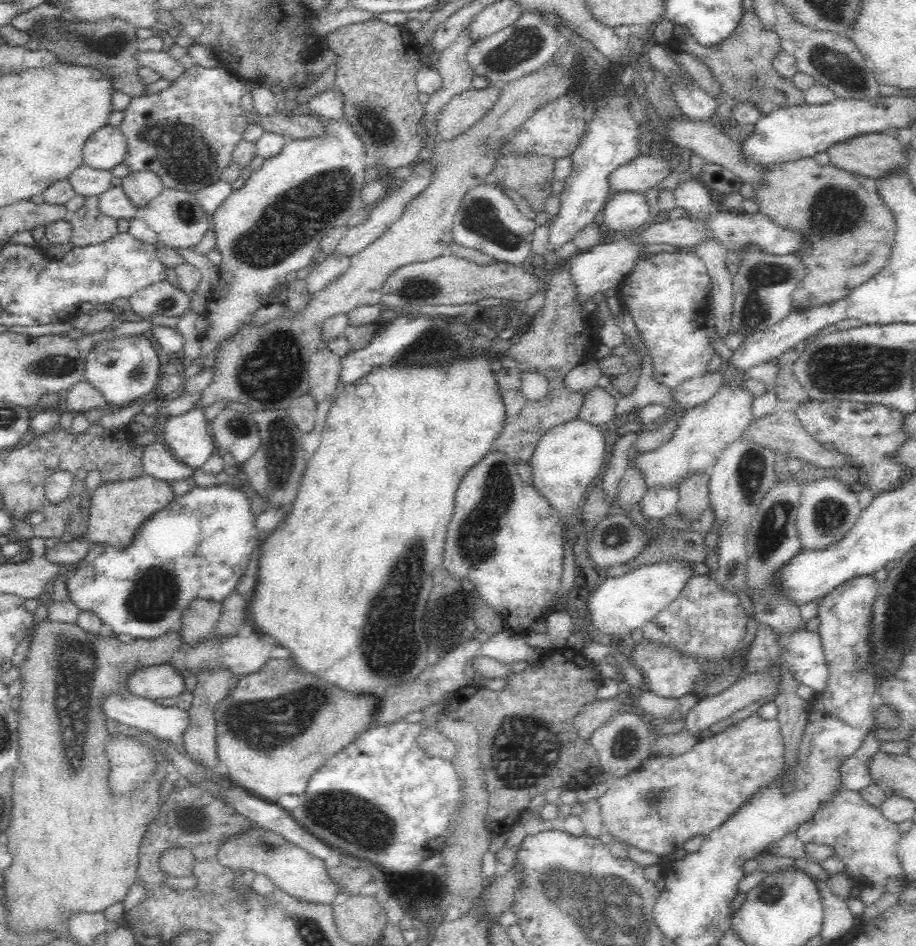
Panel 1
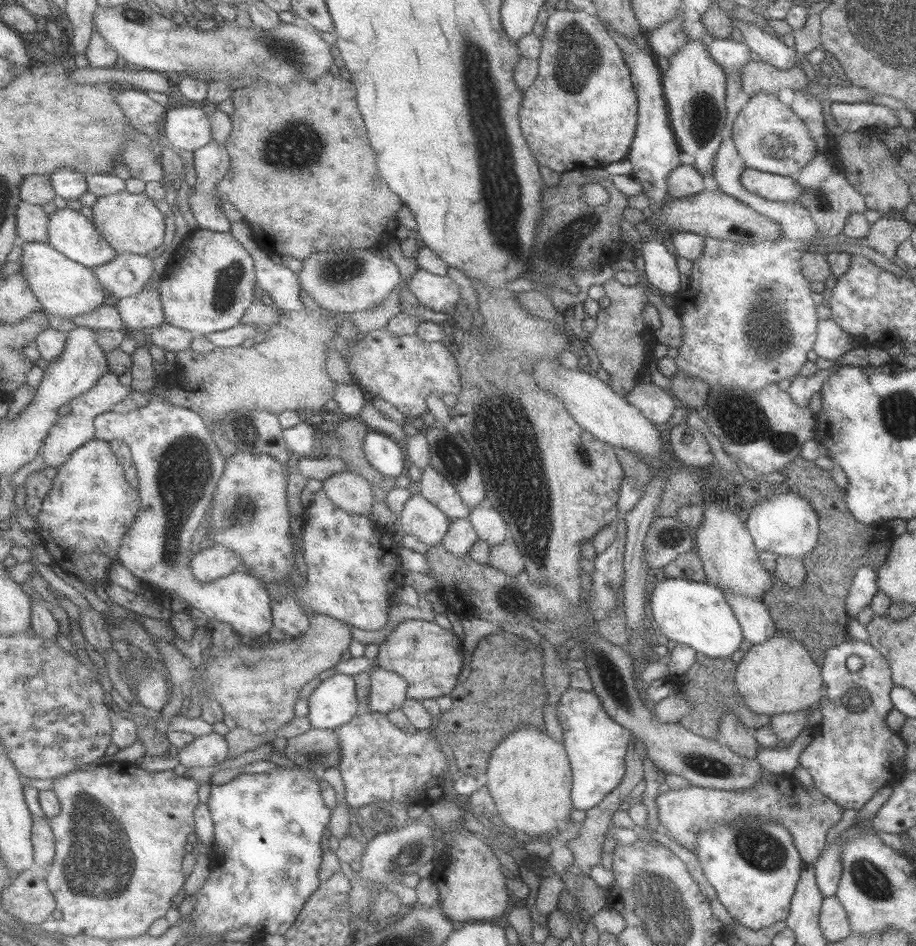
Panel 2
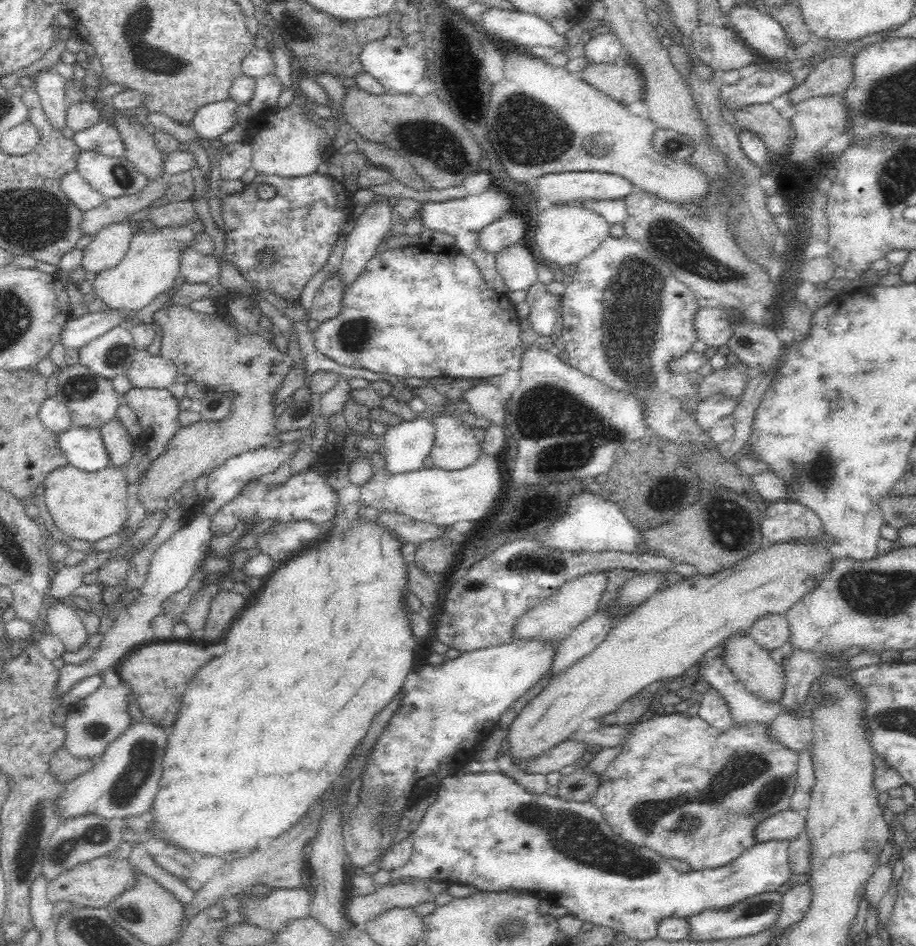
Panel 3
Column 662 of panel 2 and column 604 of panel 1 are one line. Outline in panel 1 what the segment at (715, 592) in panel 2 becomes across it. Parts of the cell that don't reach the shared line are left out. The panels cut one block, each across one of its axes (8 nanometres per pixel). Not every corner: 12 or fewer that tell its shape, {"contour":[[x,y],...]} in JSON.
{"contour":[[690,561],[606,578],[585,618],[610,638],[641,629],[694,575]]}

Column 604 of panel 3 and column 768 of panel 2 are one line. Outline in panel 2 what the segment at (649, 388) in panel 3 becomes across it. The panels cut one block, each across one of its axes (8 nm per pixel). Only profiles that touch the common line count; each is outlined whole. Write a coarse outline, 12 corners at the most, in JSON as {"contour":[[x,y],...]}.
{"contour":[[704,237],[679,372],[760,390],[806,364],[814,240]]}

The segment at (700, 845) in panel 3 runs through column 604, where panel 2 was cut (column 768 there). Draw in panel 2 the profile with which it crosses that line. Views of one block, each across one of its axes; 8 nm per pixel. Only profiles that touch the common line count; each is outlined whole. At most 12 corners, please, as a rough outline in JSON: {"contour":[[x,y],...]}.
{"contour":[[792,775],[751,789],[663,787],[659,829],[694,851],[703,830],[774,820],[807,863],[843,806]]}

